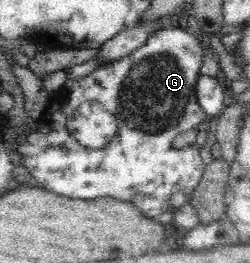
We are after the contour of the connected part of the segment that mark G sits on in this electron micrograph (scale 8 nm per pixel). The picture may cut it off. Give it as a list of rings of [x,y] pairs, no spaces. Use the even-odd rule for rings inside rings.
[[[181,27],[157,29],[133,53],[107,65],[101,65],[80,79],[65,80],[46,106],[40,121],[41,127],[36,127],[37,132],[21,137],[23,141],[18,151],[31,177],[35,177],[41,187],[63,197],[79,200],[104,197],[118,199],[132,203],[153,219],[158,219],[161,213],[174,213],[191,199],[193,190],[202,180],[206,168],[200,151],[209,140],[201,131],[195,144],[181,149],[171,146],[179,133],[197,129],[207,119],[196,96],[197,80],[202,75],[200,71],[203,65],[203,50],[199,38]],[[86,101],[99,102],[117,120],[117,133],[113,135],[113,140],[101,149],[89,149],[75,142],[75,137],[66,126],[68,117]]]

